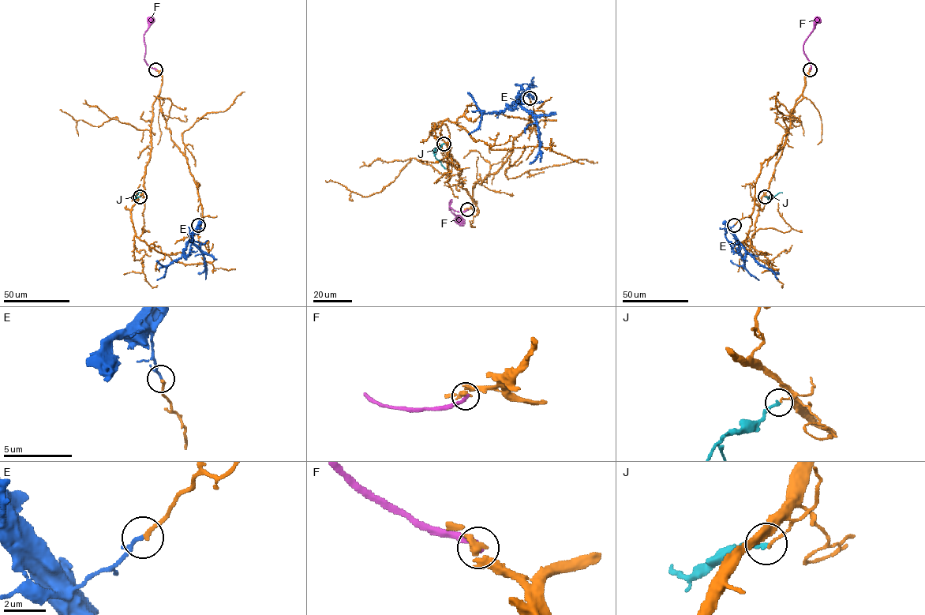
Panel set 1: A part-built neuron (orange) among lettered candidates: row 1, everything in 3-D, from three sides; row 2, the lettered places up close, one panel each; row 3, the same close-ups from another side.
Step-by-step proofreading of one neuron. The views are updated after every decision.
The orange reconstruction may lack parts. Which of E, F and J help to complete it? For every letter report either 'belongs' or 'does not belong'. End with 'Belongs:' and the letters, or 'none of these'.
E: does not belong
F: does not belong
J: does not belong
Belongs: none of these

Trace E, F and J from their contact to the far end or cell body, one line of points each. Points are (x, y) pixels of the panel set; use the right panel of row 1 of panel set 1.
E: (734, 225), (730, 231), (742, 256), (732, 249), (724, 234), (725, 228)
F: (810, 69), (810, 65), (803, 45), (818, 17)
J: (765, 196), (772, 197), (782, 193)

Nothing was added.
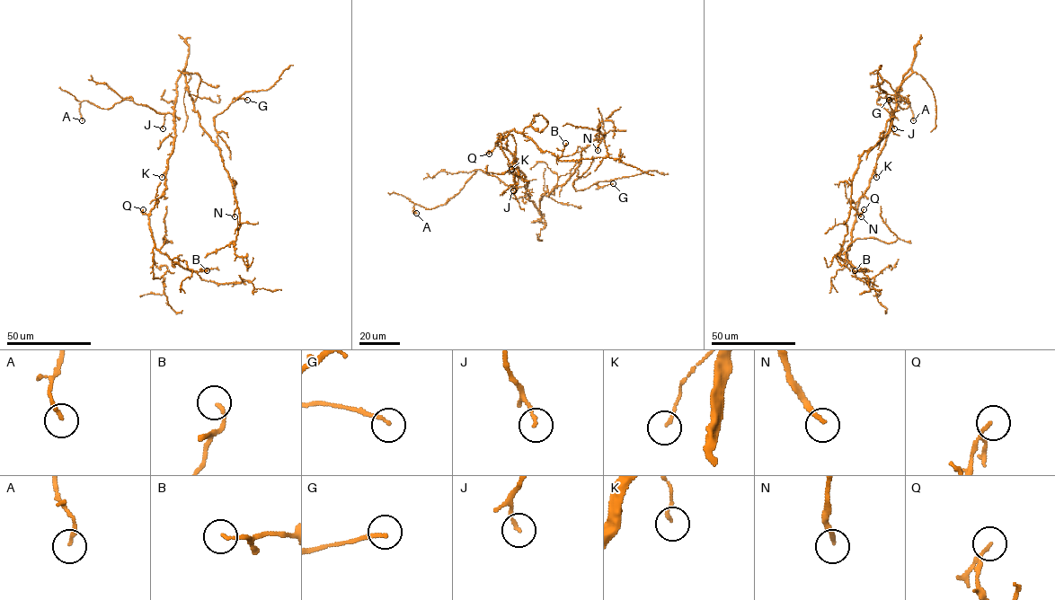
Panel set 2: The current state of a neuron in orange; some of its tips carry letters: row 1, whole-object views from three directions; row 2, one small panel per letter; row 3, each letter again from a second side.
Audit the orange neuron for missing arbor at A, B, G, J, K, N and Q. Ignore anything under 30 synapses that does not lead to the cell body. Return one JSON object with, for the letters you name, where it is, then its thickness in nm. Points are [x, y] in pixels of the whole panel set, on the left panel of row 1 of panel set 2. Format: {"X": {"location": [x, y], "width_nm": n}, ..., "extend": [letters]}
{"N": {"location": [234, 216], "width_nm": 190}, "extend": ["N"]}

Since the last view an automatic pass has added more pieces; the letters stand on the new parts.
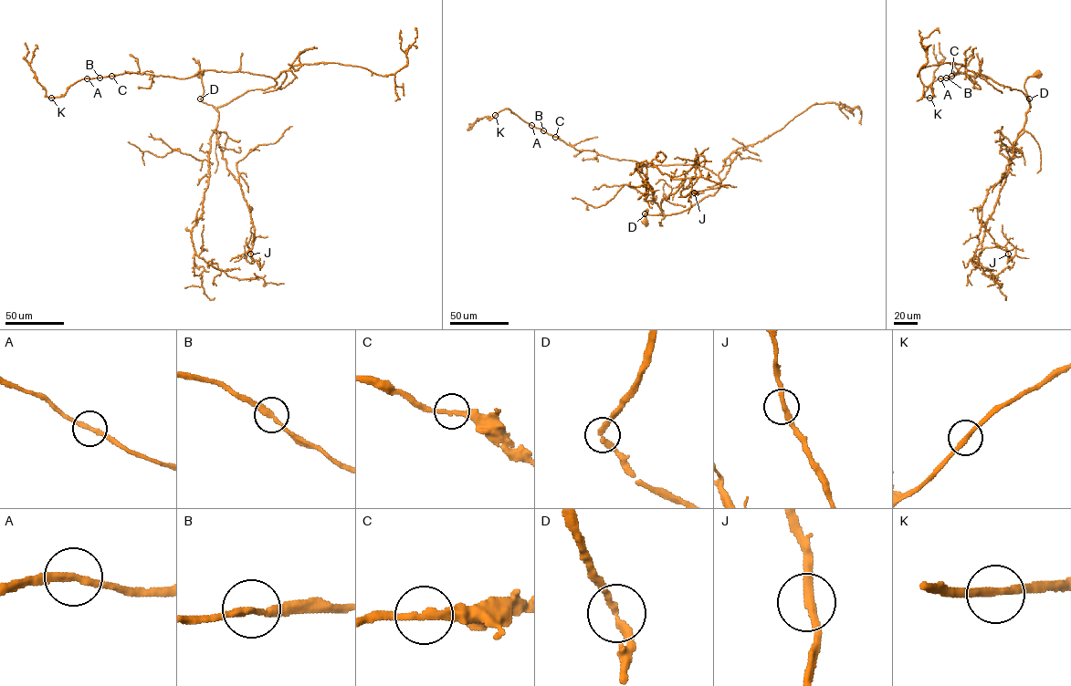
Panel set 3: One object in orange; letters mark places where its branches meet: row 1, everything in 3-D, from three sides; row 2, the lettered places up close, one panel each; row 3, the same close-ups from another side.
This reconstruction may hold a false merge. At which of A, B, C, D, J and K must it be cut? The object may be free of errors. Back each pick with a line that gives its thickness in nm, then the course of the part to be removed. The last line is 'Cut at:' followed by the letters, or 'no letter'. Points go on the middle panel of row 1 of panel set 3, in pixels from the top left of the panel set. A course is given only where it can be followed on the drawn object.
Cut at: no letter

